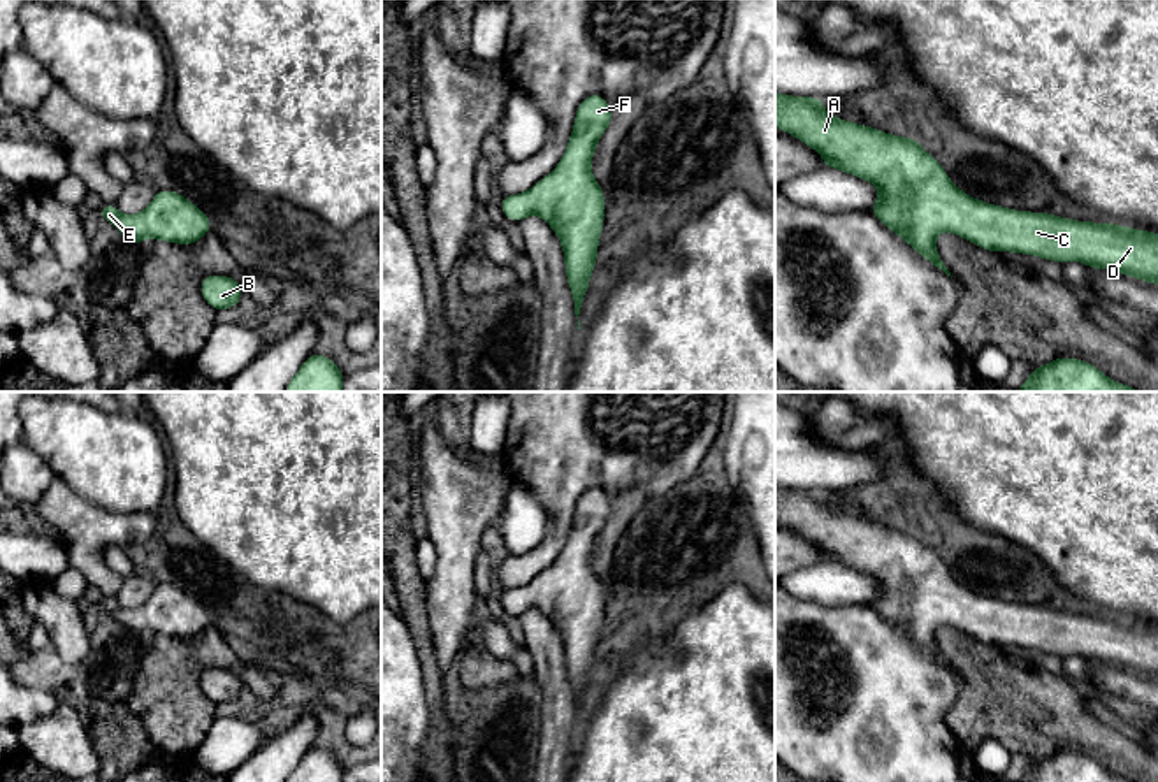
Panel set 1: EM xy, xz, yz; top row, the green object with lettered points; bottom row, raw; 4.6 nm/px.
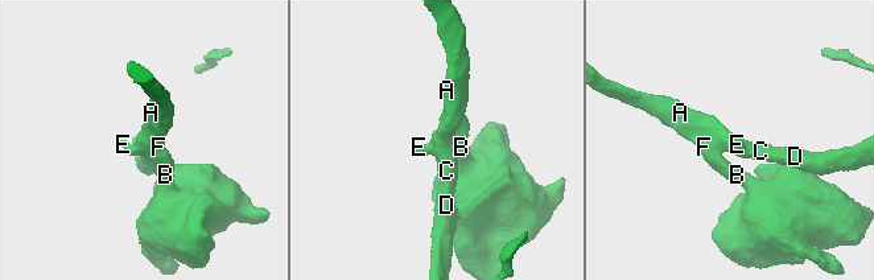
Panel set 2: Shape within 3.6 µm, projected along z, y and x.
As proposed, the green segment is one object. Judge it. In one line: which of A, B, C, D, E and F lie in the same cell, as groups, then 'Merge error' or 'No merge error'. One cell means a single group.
Groups: A B C D E F. No merge error

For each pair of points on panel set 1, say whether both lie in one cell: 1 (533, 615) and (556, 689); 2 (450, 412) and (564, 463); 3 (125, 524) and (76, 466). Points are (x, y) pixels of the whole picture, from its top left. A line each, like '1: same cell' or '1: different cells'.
1: same cell
2: different cells
3: different cells

